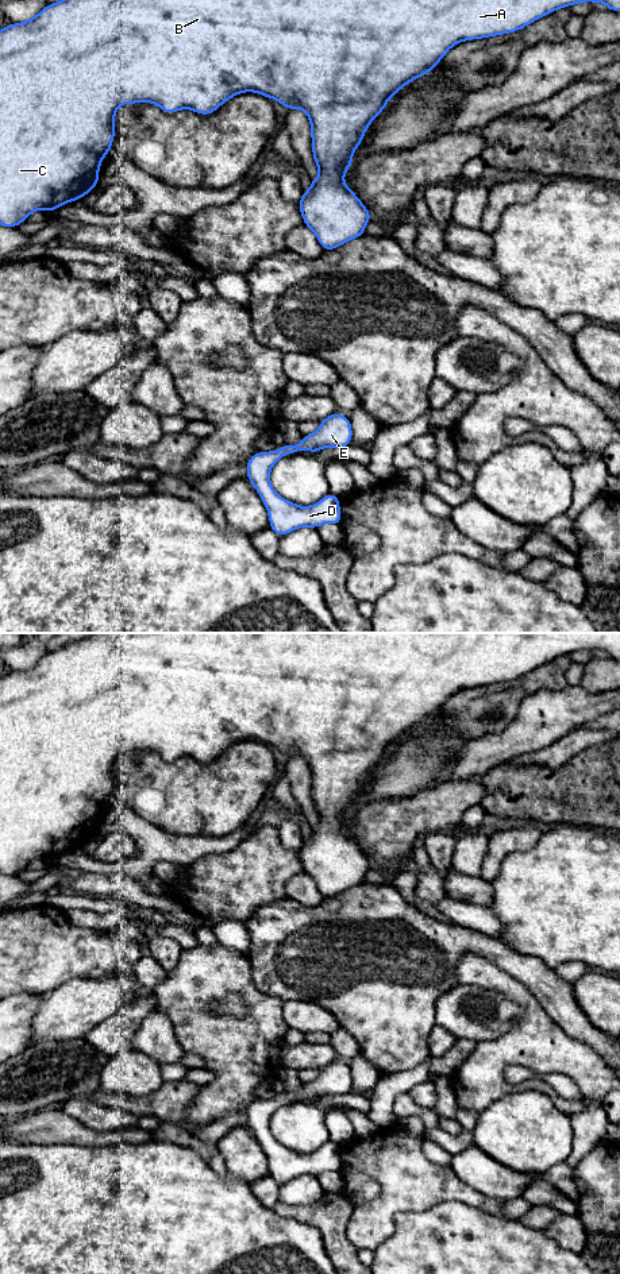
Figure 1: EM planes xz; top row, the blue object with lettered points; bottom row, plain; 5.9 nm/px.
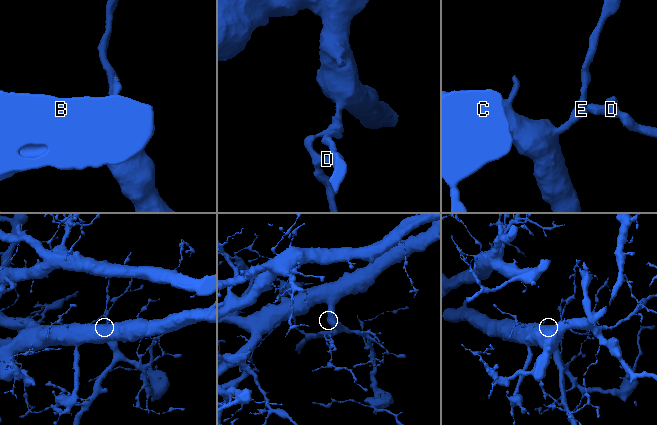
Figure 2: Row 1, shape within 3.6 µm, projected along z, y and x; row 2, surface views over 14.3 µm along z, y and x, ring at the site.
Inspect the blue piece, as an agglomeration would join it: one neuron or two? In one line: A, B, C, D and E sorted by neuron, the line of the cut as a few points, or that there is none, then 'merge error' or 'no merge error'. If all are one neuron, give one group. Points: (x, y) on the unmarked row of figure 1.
A B C D E | no cut | no merge error

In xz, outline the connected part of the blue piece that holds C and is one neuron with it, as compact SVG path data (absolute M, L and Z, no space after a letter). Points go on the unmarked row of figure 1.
M92 633L47 652L24 671L11 671L0 677L0 873L18 875L39 857L53 861L61 853L81 848L93 838L99 831L100 812L111 800L115 761L122 752L151 750L165 761L192 757L199 763L211 763L234 744L254 740L277 748L288 758L297 756L307 761L319 823L311 827L311 835L304 838L297 852L304 873L316 883L320 893L326 899L335 897L365 883L371 868L367 856L344 831L344 821L351 815L353 802L369 773L392 744L434 718L447 699L461 690L512 682L557 657L585 649L604 650L608 657L620 660L620 633Z

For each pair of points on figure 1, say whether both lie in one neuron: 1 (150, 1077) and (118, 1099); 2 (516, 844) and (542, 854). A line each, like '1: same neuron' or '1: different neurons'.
1: different neurons
2: different neurons

